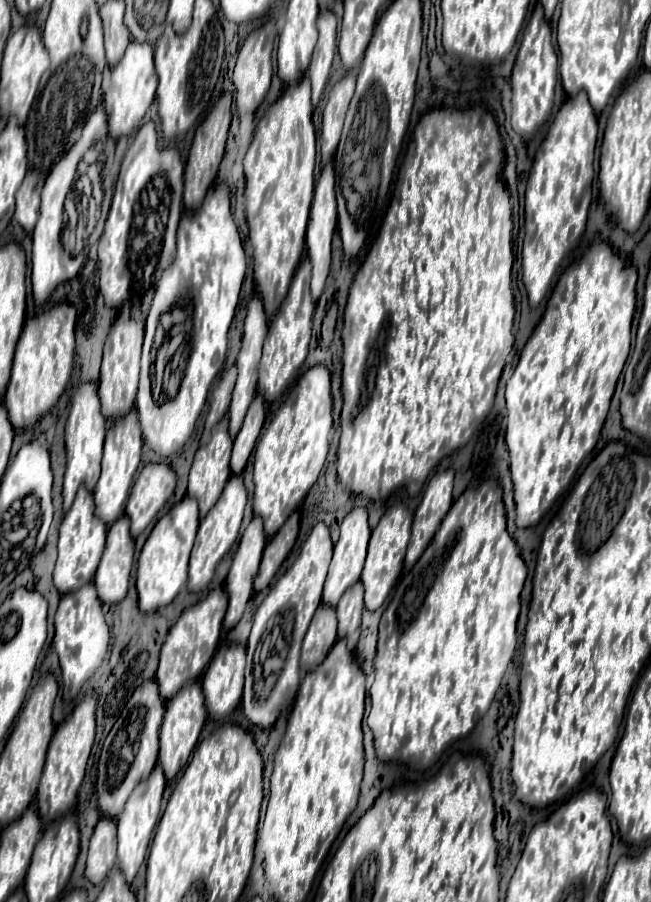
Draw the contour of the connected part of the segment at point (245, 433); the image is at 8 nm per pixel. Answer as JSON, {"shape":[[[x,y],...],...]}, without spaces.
{"shape":[[[257,393],[257,397],[253,399],[253,403],[247,411],[245,423],[235,439],[235,445],[233,445],[233,455],[231,455],[233,475],[241,475],[241,471],[245,469],[247,459],[249,459],[249,455],[257,443],[257,437],[263,429],[263,423],[265,423],[265,405],[263,405],[263,397]]]}

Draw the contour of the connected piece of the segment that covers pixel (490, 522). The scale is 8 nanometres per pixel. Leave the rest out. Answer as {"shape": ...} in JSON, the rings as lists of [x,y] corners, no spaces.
{"shape":[[[490,479],[482,482],[477,488],[465,489],[465,493],[453,503],[451,511],[443,519],[443,525],[435,533],[431,545],[423,553],[423,557],[415,563],[411,573],[399,581],[399,585],[393,593],[393,599],[383,613],[383,621],[379,625],[377,657],[375,657],[375,665],[373,665],[375,681],[371,687],[371,713],[367,717],[367,723],[369,723],[369,727],[373,731],[373,739],[375,739],[377,759],[383,763],[389,763],[397,758],[407,761],[407,764],[412,767],[426,768],[437,763],[439,757],[443,755],[443,751],[459,737],[465,737],[477,725],[477,721],[483,717],[483,713],[487,713],[487,709],[503,681],[503,673],[507,671],[509,663],[513,661],[515,647],[517,647],[517,617],[519,617],[519,609],[521,609],[519,593],[521,593],[525,577],[527,577],[527,567],[517,553],[517,545],[515,545],[513,537],[507,533],[507,527],[505,527],[505,507],[501,501],[501,487],[497,485],[497,481]]]}

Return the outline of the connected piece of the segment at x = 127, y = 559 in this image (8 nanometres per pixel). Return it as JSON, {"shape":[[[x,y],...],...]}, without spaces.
{"shape":[[[123,515],[109,527],[105,553],[95,573],[95,587],[103,603],[119,603],[127,595],[133,551],[135,543],[129,535],[129,521]]]}

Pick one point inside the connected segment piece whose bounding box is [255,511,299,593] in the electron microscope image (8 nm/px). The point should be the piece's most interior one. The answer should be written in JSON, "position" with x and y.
{"position":[278,548]}

